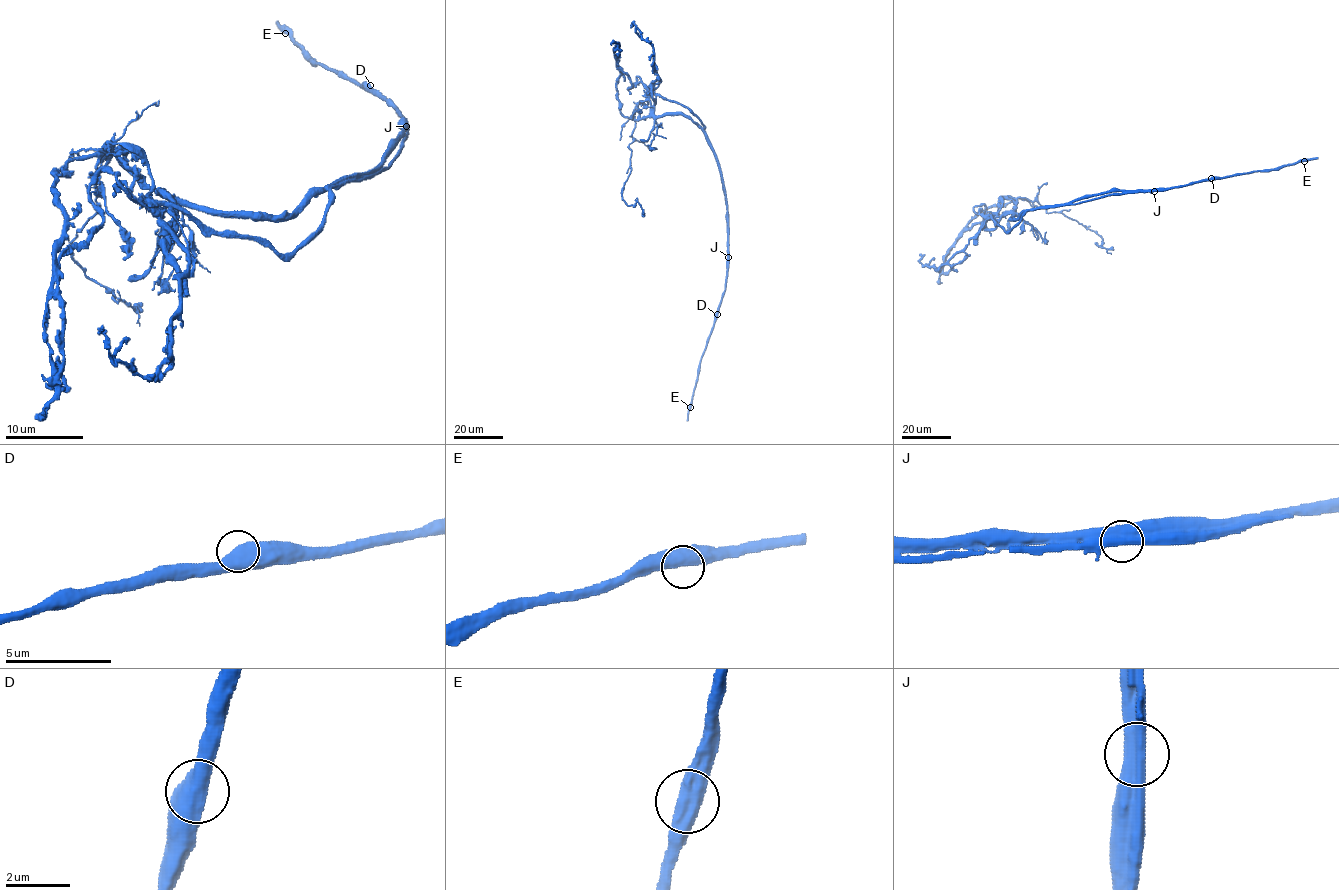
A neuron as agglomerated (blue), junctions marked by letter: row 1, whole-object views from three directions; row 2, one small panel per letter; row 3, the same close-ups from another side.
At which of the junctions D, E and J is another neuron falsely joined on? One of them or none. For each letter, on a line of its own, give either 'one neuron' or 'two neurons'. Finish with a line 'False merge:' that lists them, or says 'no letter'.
D: one neuron
E: one neuron
J: two neurons
False merge: J

